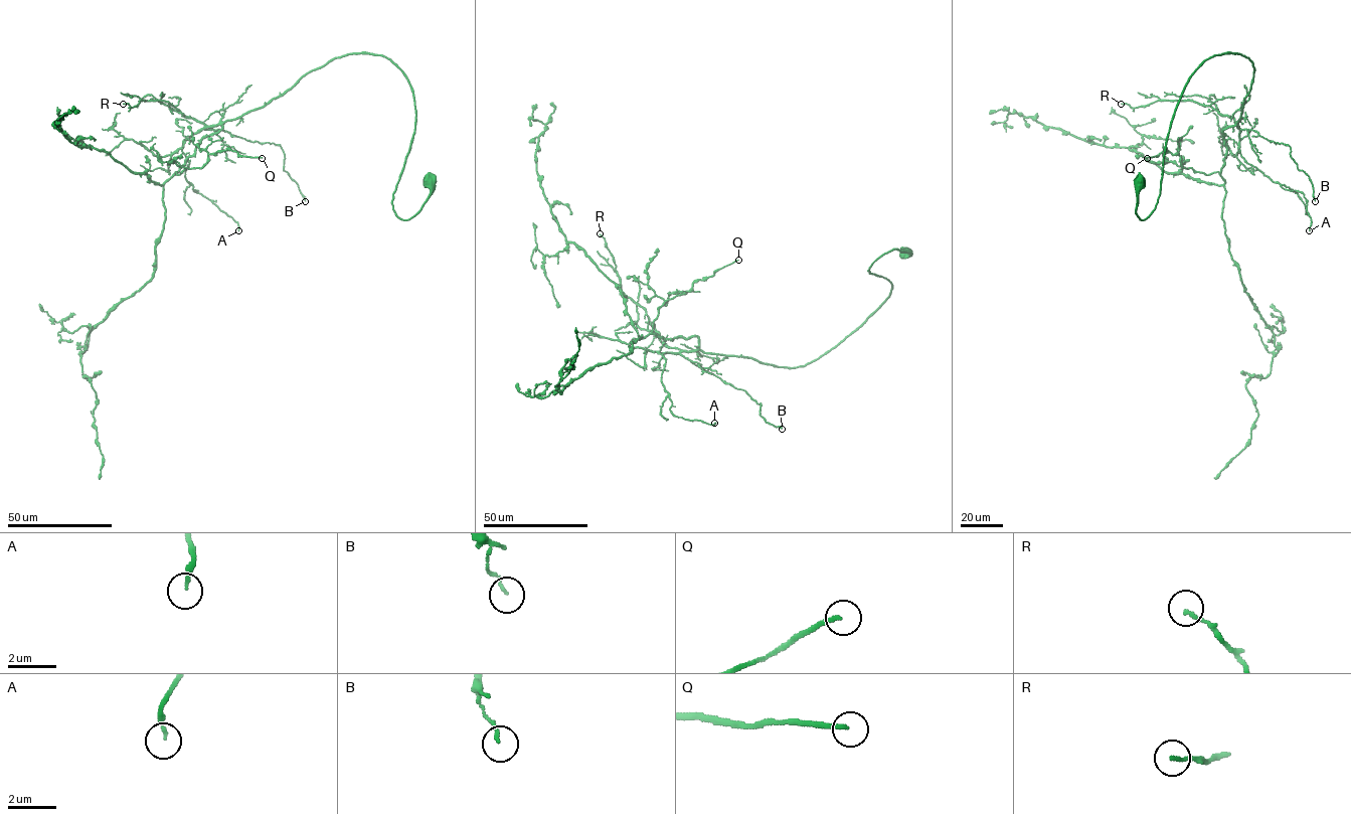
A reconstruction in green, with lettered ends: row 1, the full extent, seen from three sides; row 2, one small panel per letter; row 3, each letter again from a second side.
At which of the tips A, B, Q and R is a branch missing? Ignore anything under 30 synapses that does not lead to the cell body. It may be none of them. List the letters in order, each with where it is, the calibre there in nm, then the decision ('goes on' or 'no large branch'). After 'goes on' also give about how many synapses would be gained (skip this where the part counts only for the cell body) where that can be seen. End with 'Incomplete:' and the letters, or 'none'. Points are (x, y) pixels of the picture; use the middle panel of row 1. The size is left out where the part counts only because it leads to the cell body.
A: at (714, 423); 160 nm thick; no large branch
B: at (782, 429); 110 nm thick; no large branch
Q: at (738, 260); 170 nm thick; goes on; about 30 synapses
R: at (600, 233); 140 nm thick; no large branch
Incomplete: Q

